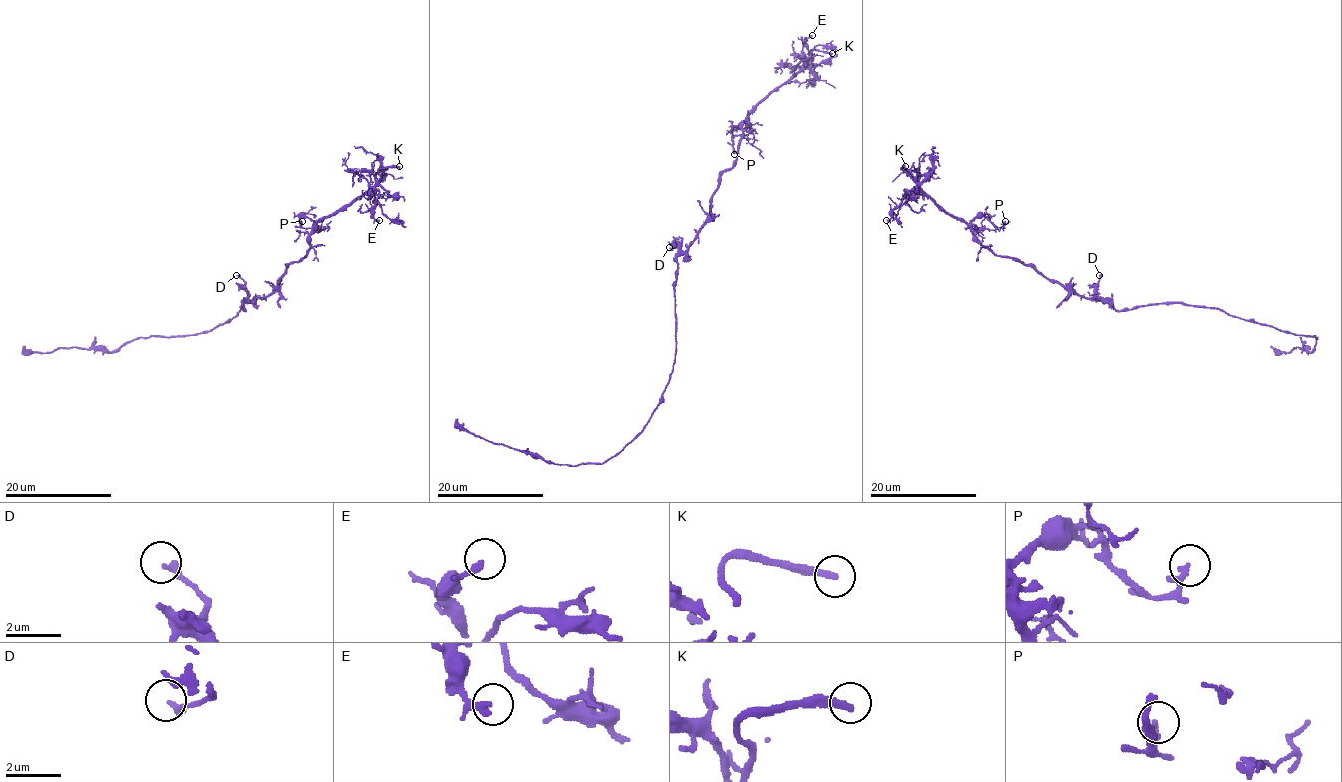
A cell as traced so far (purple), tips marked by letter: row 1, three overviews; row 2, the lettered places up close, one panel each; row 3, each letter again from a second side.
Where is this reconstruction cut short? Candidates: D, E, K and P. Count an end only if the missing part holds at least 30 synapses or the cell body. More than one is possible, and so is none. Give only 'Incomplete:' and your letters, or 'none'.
Incomplete: K

